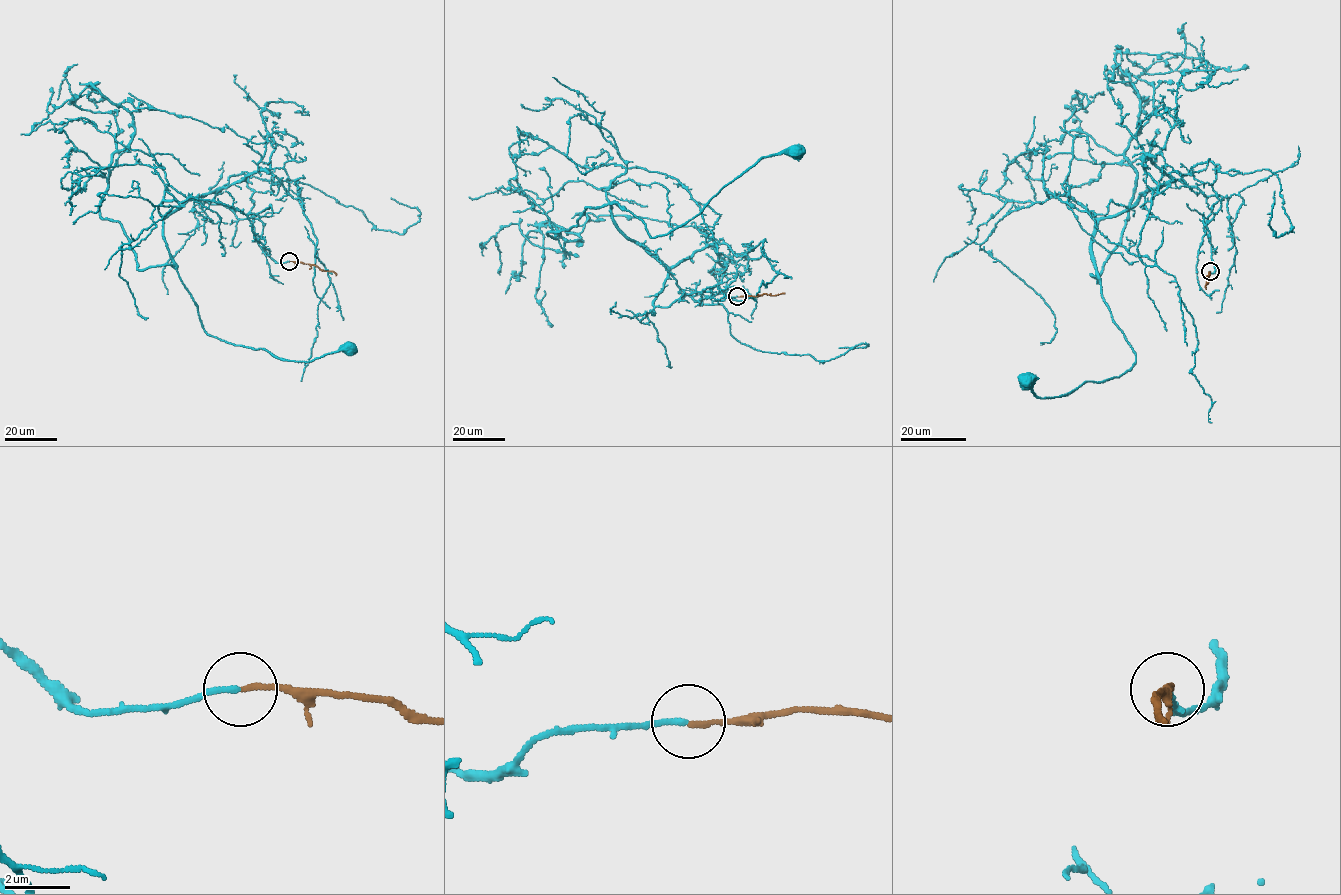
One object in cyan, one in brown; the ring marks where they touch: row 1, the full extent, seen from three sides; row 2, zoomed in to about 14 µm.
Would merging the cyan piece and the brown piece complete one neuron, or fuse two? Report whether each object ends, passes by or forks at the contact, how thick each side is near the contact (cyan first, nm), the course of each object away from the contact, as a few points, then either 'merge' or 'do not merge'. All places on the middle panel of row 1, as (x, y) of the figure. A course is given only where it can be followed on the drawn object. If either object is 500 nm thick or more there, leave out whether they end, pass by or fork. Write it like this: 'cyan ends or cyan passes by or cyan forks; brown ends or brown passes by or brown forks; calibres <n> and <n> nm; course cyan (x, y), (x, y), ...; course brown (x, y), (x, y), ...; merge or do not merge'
cyan ends; brown ends; calibres 160 and 160 nm; course cyan (737, 297), (654, 305), (667, 269), (617, 225), (612, 204), (663, 235), (763, 158), (797, 150); course brown (737, 297), (784, 293); merge

